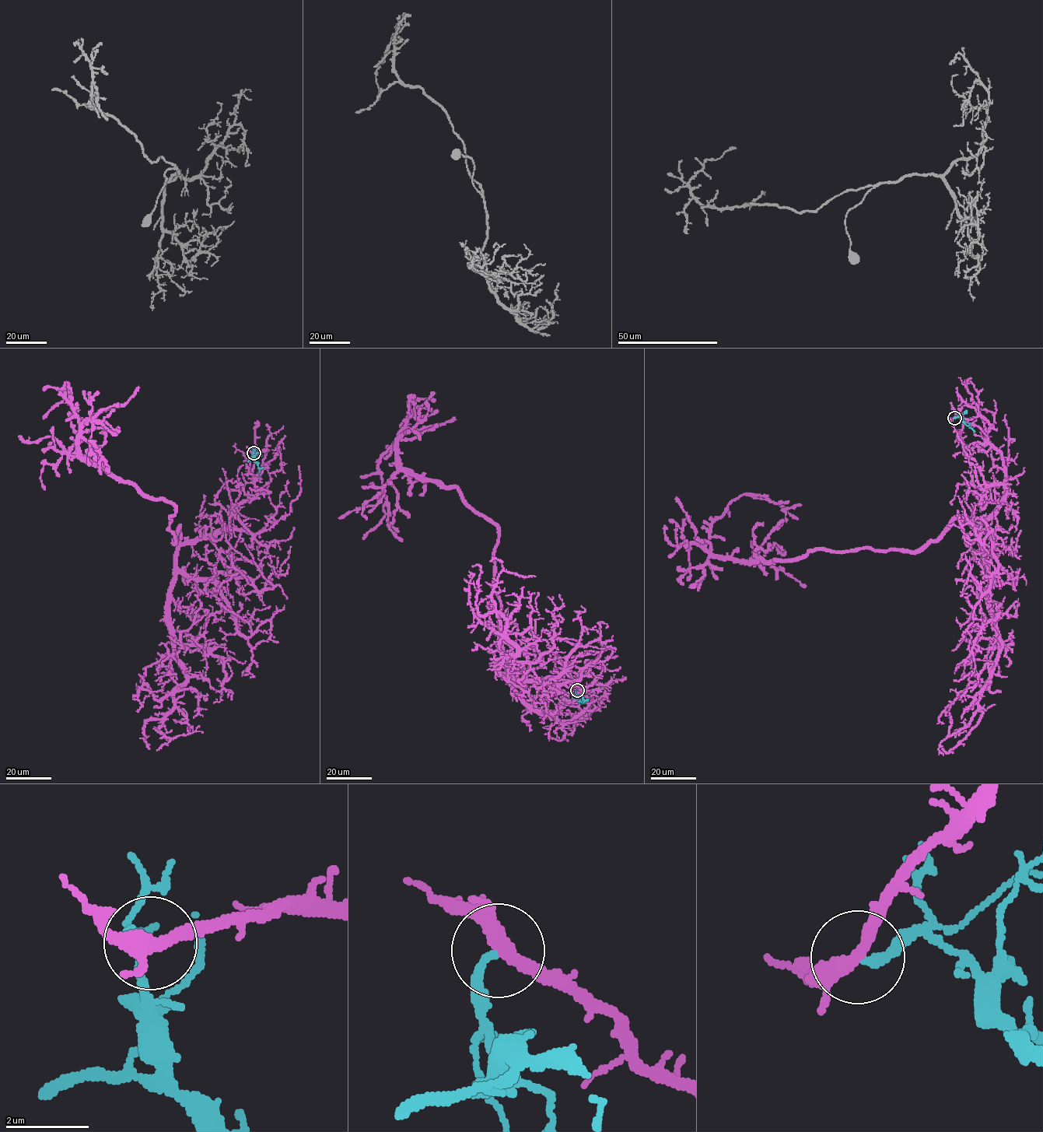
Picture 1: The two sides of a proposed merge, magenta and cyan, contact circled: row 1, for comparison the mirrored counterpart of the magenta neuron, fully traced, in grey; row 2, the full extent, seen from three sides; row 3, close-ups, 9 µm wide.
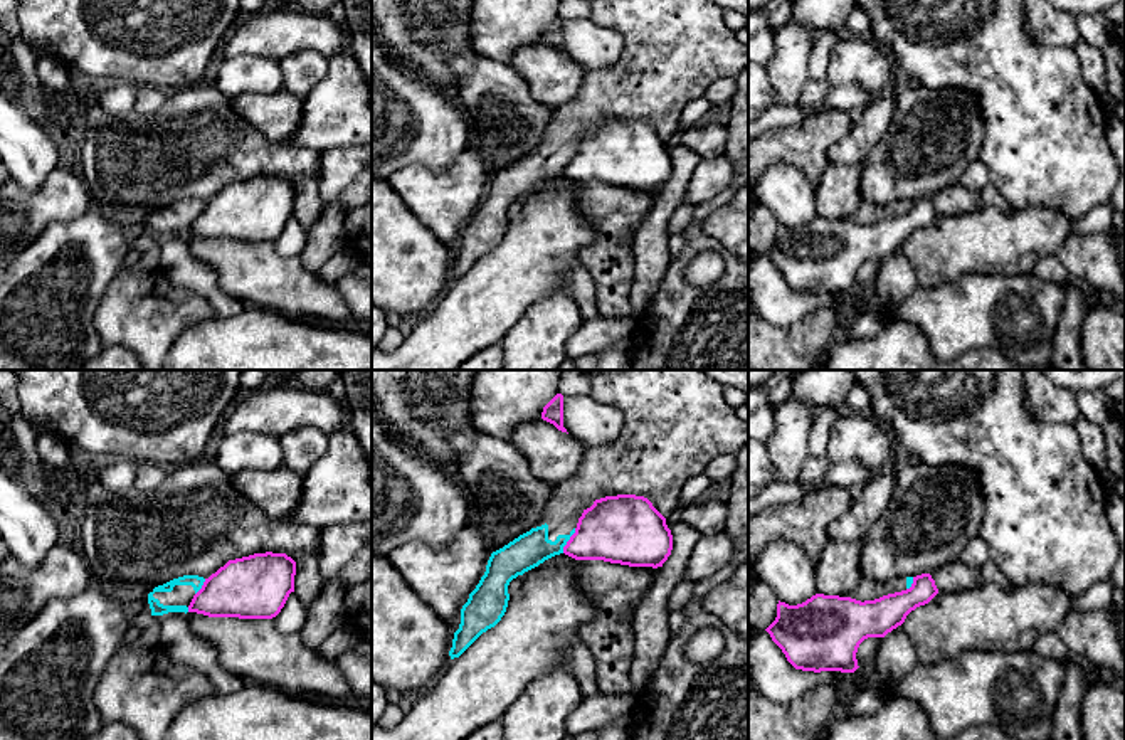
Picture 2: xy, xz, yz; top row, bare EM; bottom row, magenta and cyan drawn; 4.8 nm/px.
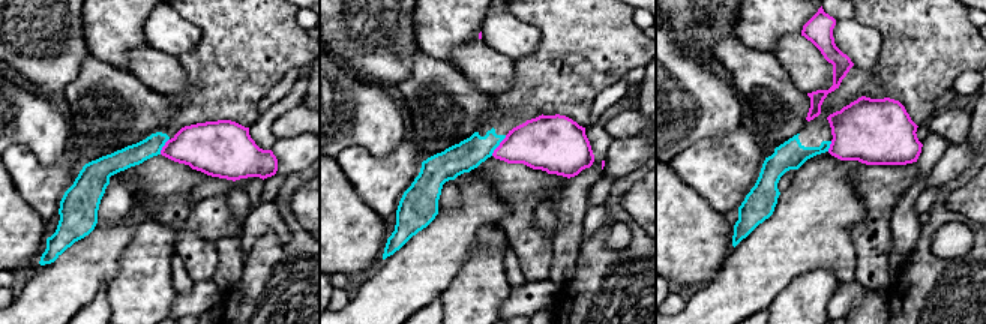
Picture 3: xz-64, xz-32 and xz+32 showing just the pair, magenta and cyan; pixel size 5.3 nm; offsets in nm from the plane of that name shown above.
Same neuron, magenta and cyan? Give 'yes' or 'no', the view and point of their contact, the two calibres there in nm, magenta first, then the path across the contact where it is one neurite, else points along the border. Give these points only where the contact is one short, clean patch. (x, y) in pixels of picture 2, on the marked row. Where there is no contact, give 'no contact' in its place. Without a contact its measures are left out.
no; contact xz (569, 540); calibres 320 and 170 nm; border xz (575, 528), (562, 552)

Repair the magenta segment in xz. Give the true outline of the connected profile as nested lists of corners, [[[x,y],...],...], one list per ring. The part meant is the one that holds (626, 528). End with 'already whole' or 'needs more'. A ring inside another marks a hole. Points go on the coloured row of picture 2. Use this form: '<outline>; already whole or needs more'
[[[644,496],[595,500],[578,518],[563,553],[575,560],[604,560],[629,567],[663,567],[673,550],[666,518]]]; already whole

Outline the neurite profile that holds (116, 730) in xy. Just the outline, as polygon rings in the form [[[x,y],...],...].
[[[104,723],[103,728],[86,740],[141,740],[126,723]]]

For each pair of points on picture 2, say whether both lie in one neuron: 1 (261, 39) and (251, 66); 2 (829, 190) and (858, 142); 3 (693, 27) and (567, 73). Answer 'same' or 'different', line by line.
1: different
2: same
3: different

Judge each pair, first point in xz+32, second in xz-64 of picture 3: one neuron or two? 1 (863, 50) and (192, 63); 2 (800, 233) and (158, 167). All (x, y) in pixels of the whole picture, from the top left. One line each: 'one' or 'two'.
1: two
2: two

